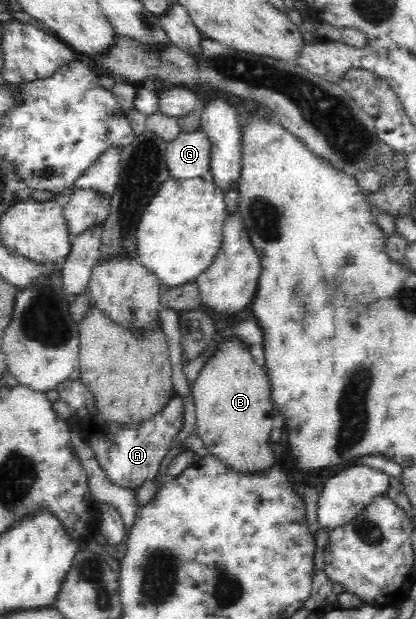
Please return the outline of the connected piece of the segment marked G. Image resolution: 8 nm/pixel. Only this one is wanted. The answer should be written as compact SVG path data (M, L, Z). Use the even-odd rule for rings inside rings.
M201 129L190 133L182 132L167 142L165 157L170 179L201 177L210 169L210 142Z

